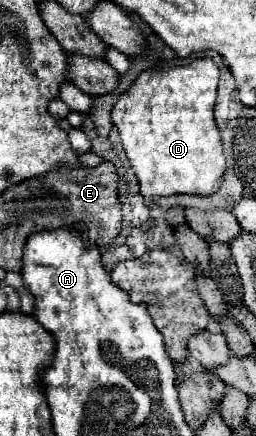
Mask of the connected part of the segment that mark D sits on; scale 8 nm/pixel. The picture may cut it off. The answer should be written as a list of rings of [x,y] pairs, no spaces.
[[[196,58],[188,66],[174,66],[164,62],[162,68],[148,68],[138,74],[128,92],[118,94],[112,108],[112,122],[120,132],[120,140],[128,162],[138,178],[140,194],[144,200],[152,196],[170,194],[212,194],[218,190],[222,174],[226,170],[226,160],[220,142],[220,130],[214,122],[214,100],[220,80],[220,70],[212,58]]]

